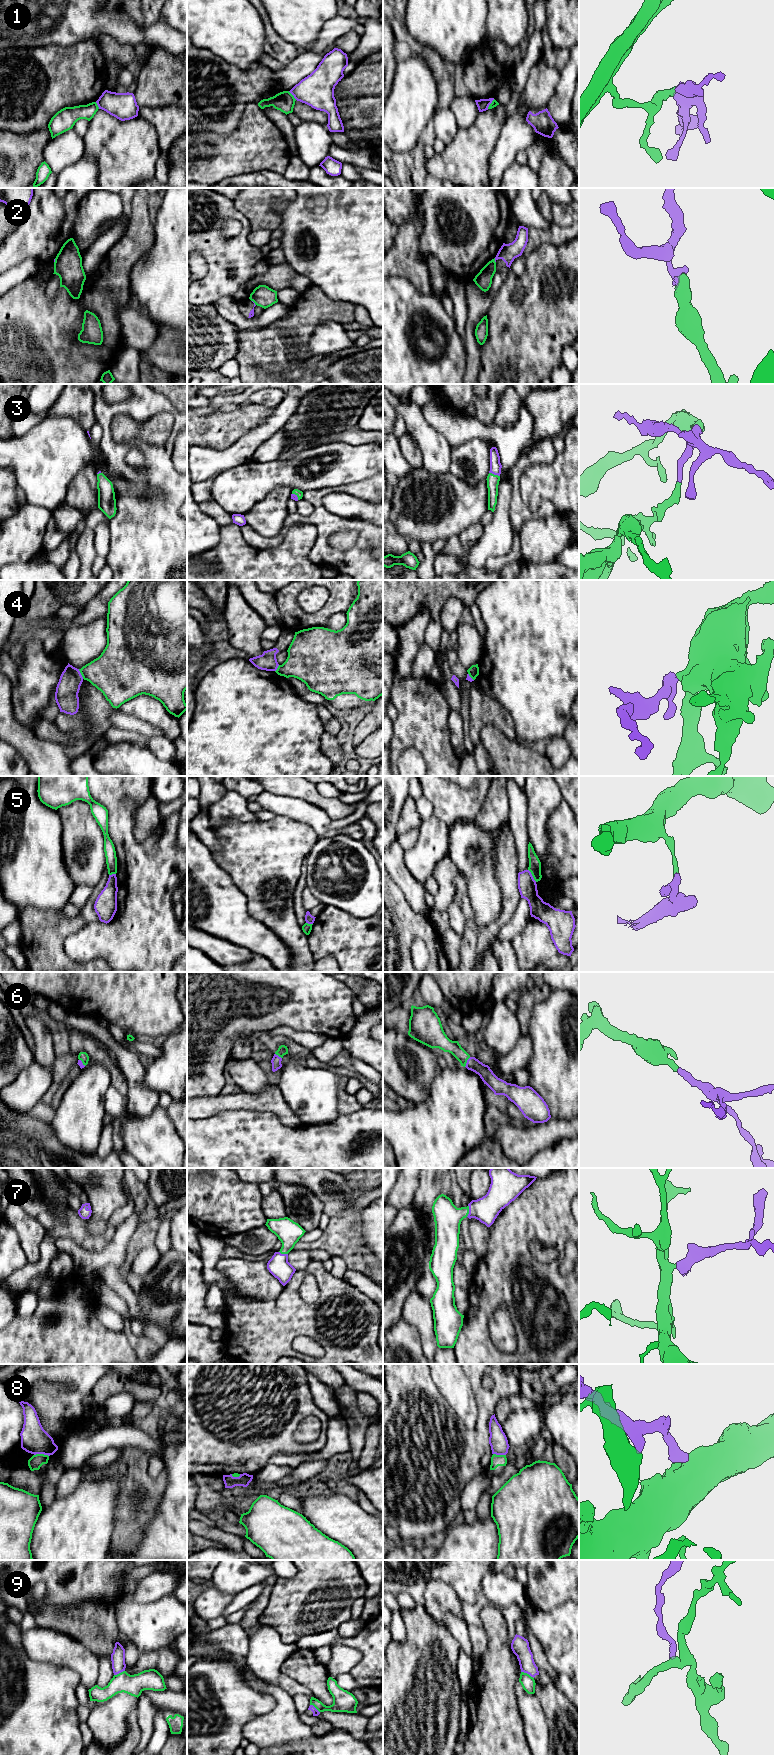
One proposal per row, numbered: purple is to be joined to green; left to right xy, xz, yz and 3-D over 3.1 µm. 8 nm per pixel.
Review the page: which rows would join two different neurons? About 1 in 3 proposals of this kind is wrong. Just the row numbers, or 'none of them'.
1, 2, 4, 5, 8, 9

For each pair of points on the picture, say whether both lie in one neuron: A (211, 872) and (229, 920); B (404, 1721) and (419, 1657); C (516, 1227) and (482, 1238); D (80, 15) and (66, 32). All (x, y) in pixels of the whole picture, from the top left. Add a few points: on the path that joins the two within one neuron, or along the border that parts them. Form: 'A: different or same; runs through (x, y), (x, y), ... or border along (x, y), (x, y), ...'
A: same; runs through (211, 884), (212, 900), (218, 908)
B: same; runs through (411, 1705), (411, 1675), (413, 1673)
C: different; border along (490, 1230), (487, 1250), (480, 1258)
D: same; runs through (76, 19), (67, 28)

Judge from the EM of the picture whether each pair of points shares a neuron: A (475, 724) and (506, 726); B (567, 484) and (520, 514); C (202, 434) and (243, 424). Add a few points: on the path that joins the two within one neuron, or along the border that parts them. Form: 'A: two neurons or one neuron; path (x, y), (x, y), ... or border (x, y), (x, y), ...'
A: one neuron; path (483, 720), (498, 720)
B: two neurons; border (519, 487), (532, 510), (544, 501), (553, 505)
C: one neuron; path (212, 431), (218, 431), (233, 425)

